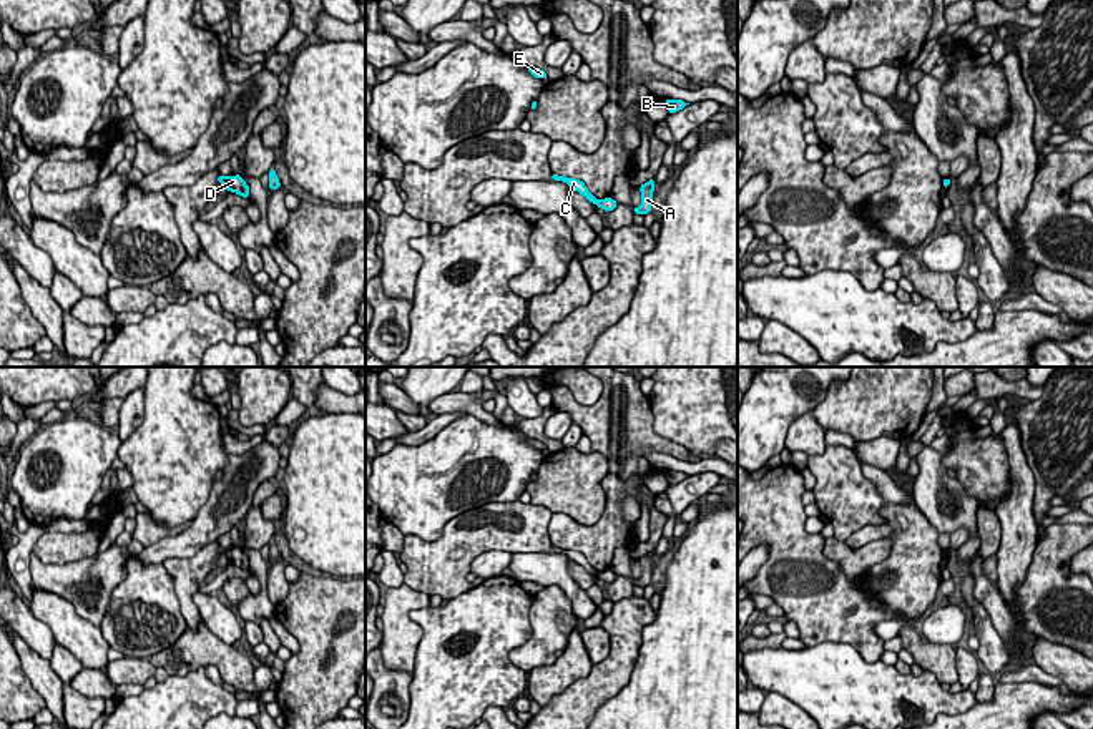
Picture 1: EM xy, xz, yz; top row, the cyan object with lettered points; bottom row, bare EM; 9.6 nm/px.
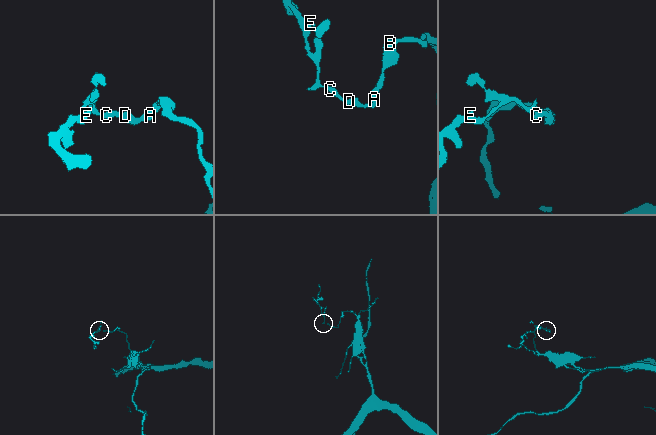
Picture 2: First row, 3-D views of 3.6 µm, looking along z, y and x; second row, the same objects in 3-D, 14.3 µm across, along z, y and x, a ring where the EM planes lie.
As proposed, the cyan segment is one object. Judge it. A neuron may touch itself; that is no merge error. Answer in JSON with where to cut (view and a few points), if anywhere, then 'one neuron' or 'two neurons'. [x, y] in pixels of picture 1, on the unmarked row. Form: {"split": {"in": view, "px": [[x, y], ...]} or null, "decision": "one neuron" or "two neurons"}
{"split": {"in": "xy", "px": [[226, 550], [223, 555]]}, "decision": "two neurons"}

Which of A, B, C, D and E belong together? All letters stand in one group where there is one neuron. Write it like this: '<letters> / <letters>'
A B D / C E

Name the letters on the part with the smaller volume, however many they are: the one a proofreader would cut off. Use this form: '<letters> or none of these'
C, E

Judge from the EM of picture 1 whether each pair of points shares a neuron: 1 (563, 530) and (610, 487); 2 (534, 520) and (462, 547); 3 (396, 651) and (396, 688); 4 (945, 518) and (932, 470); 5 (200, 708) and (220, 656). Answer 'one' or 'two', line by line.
1: one
2: one
3: two
4: one
5: two

